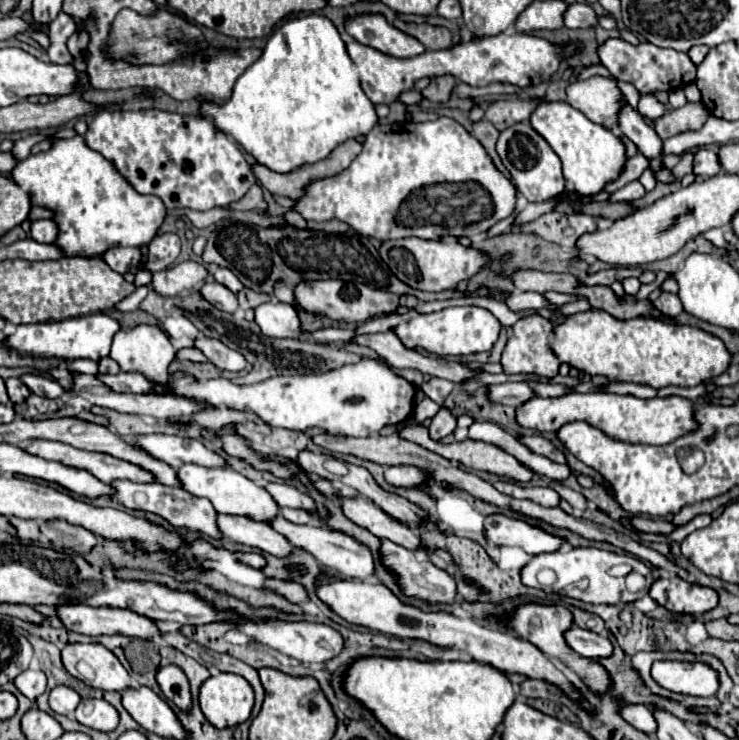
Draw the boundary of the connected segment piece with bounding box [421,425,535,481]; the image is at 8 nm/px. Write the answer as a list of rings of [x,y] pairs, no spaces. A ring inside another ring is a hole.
[[[421,425],[421,447],[449,461],[459,461],[467,467],[489,471],[499,477],[509,477],[513,481],[531,481],[535,475],[529,467],[525,467],[513,455],[505,453],[503,449],[497,449],[497,445],[485,445],[483,441],[473,441],[473,439],[451,443],[451,445],[437,443],[429,437],[429,429],[425,425]]]

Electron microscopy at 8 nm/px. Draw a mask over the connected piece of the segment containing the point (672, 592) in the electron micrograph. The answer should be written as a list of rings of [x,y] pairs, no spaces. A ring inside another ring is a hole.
[[[681,577],[657,579],[651,585],[649,595],[661,607],[665,607],[673,613],[689,613],[689,615],[707,613],[713,607],[717,607],[717,603],[719,603],[715,589],[695,585],[695,583],[687,583]]]

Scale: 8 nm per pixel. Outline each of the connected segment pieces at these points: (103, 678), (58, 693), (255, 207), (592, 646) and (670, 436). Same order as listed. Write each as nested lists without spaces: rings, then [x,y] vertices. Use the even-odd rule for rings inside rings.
[[[69,643],[61,649],[61,659],[65,669],[85,685],[119,693],[129,687],[129,673],[121,661],[101,643]],[[77,663],[85,663],[89,673],[81,673]]]
[[[57,685],[51,693],[49,693],[49,705],[55,713],[61,713],[61,715],[69,715],[75,711],[75,707],[79,705],[81,697],[77,691],[73,691],[71,687],[65,687],[65,685]]]
[[[253,185],[247,195],[243,199],[239,199],[237,203],[231,205],[233,209],[239,209],[239,211],[255,211],[255,213],[261,213],[261,215],[267,215],[267,203],[263,199],[263,191],[259,185]]]
[[[573,623],[573,629],[569,629],[569,633],[565,633],[565,643],[575,653],[581,653],[581,657],[589,657],[595,661],[613,655],[613,645],[607,637],[581,629],[577,623]]]
[[[569,393],[555,399],[533,397],[517,409],[517,423],[533,431],[557,431],[571,421],[587,421],[589,425],[601,429],[603,433],[627,441],[627,443],[647,443],[647,445],[667,445],[675,439],[697,429],[695,403],[685,397],[653,397],[639,399],[633,395],[613,395],[613,393]]]

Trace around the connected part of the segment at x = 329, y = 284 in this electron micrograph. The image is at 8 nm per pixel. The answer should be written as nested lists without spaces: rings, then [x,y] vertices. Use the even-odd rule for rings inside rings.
[[[303,281],[295,287],[295,299],[307,313],[321,313],[331,317],[333,321],[345,321],[345,323],[361,323],[361,321],[367,321],[367,317],[395,313],[399,307],[399,297],[395,293],[371,289],[367,285],[357,285],[359,295],[351,299],[343,299],[341,297],[343,287],[345,283],[341,281]]]

